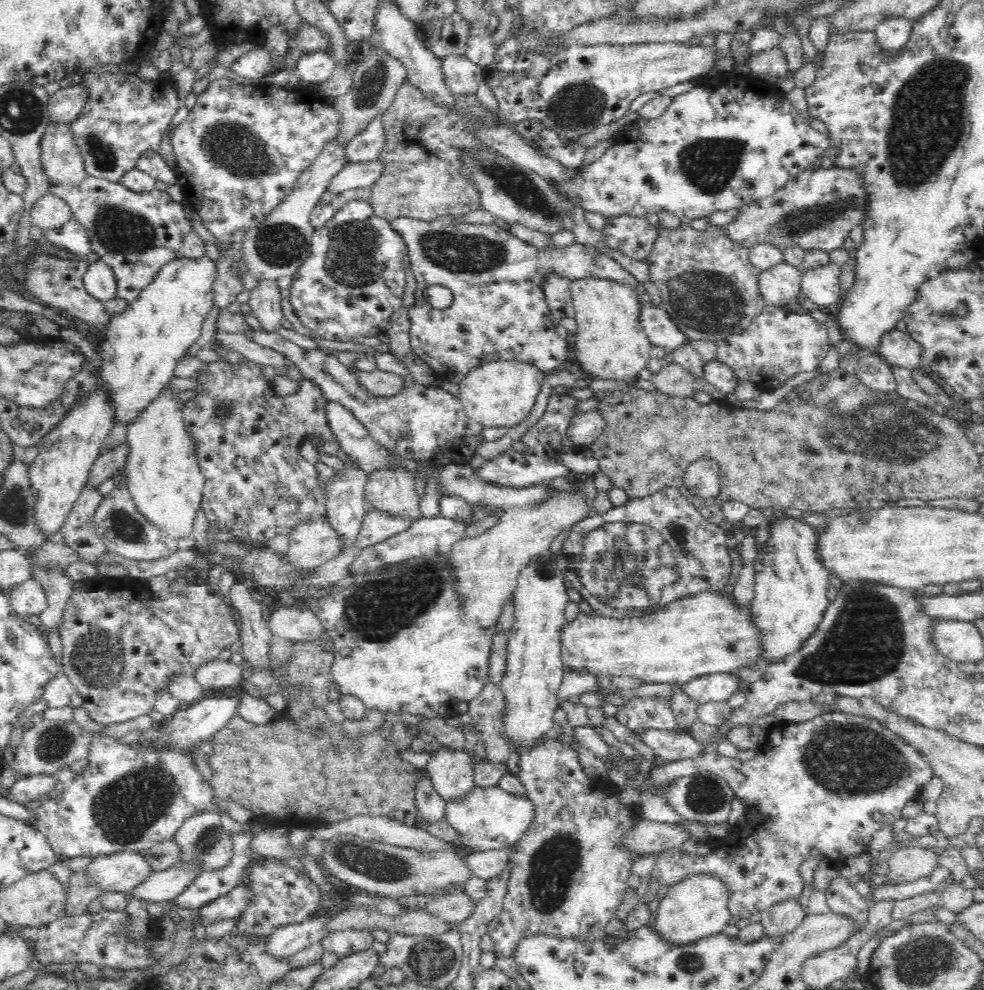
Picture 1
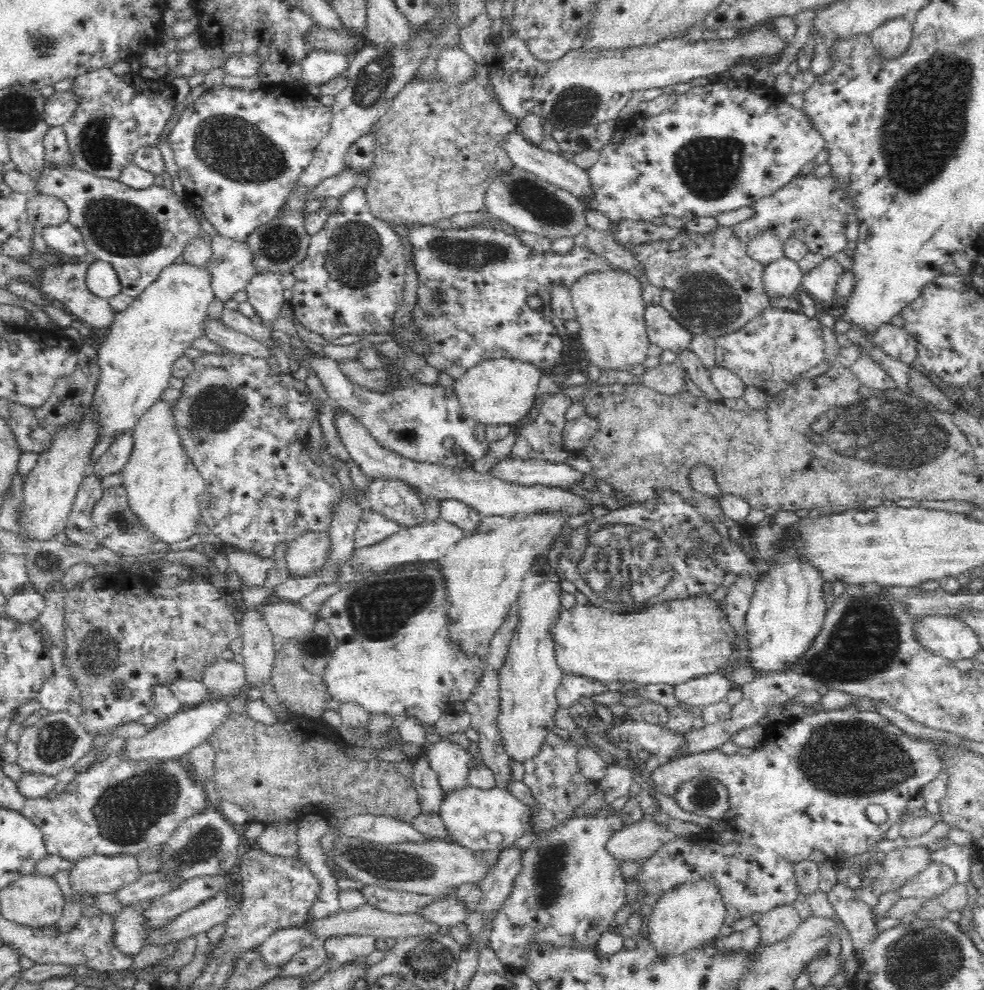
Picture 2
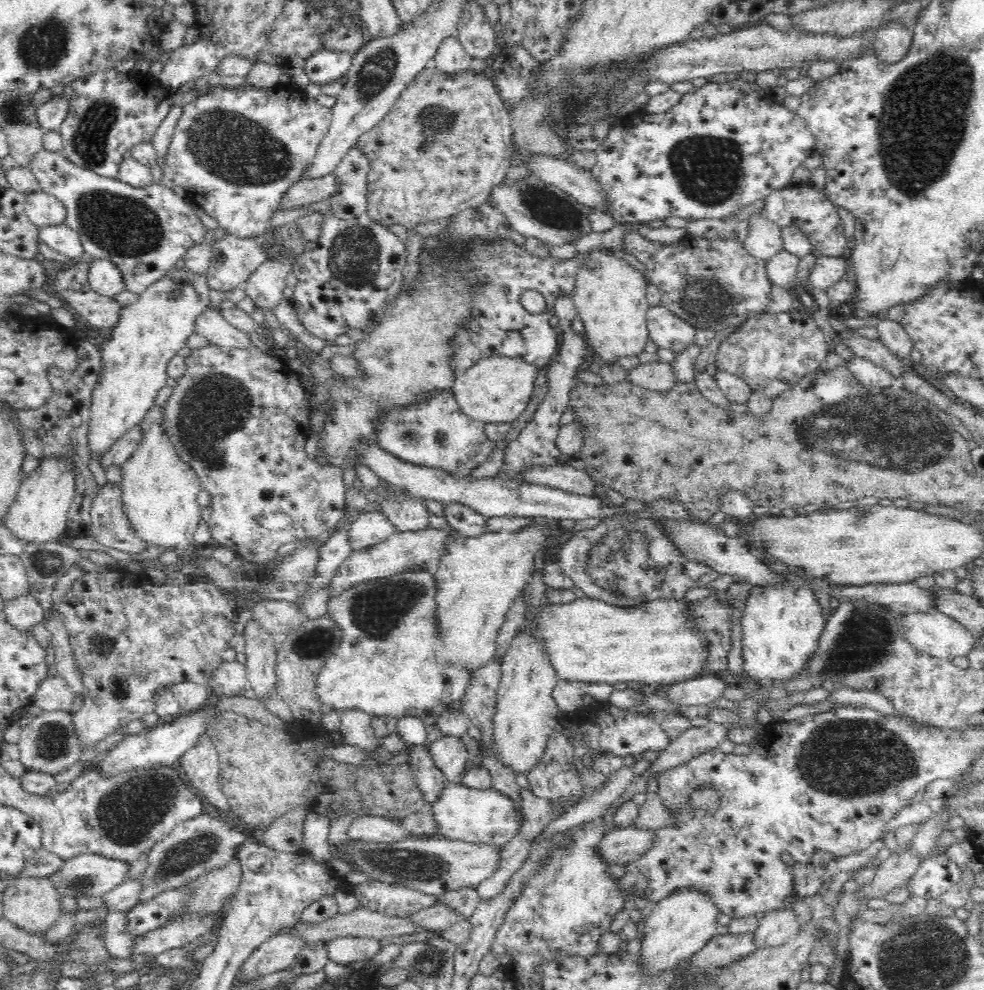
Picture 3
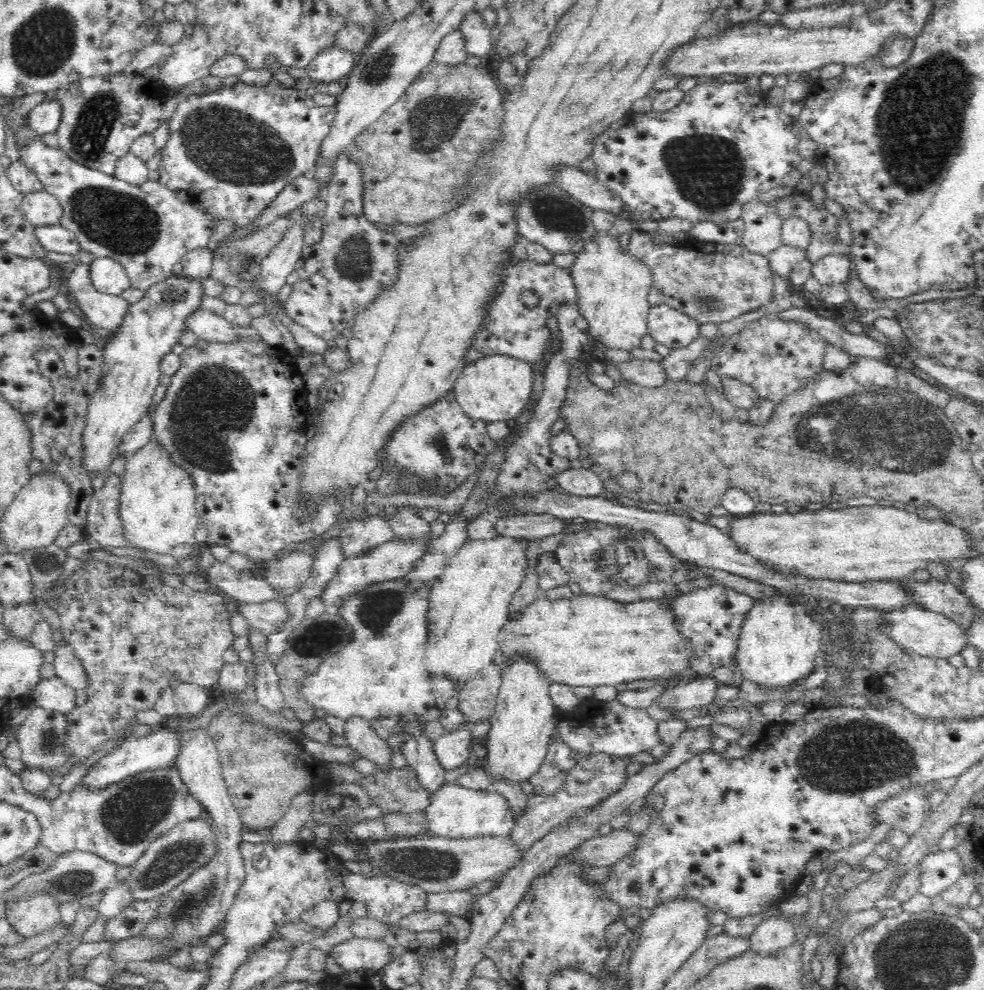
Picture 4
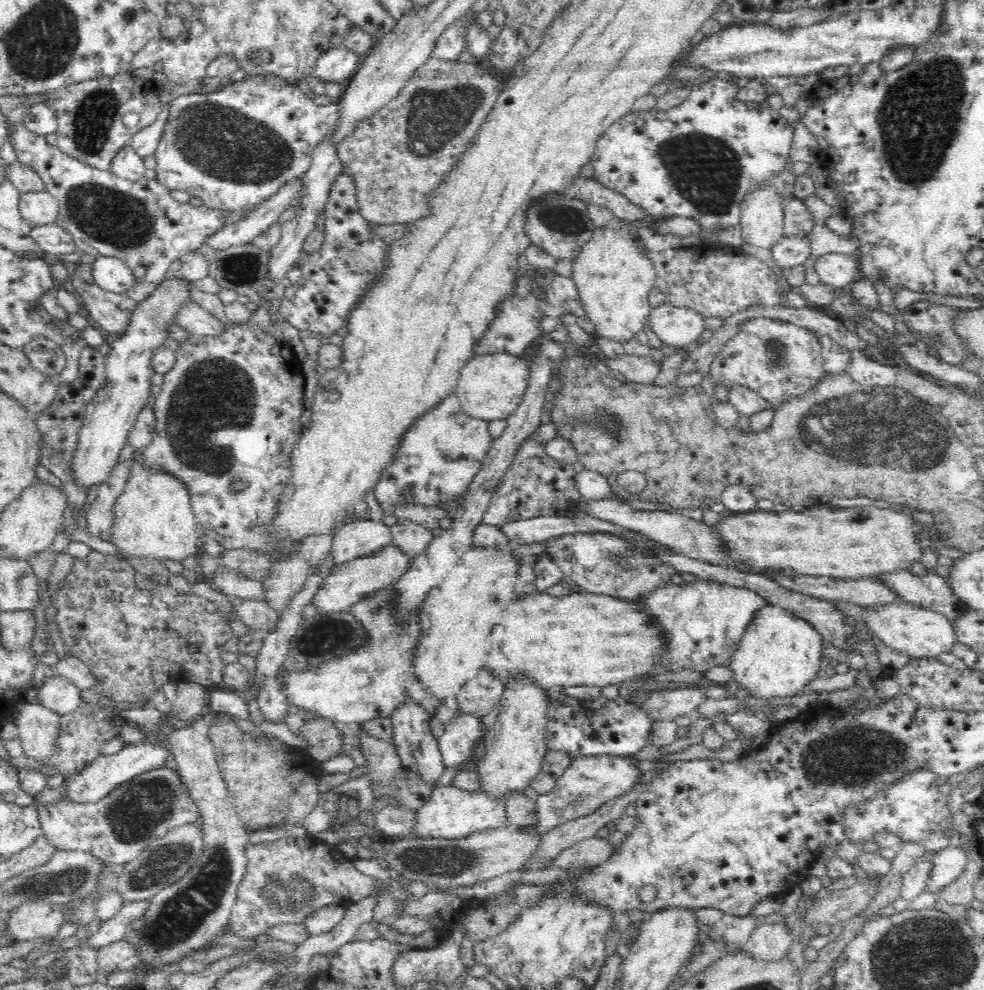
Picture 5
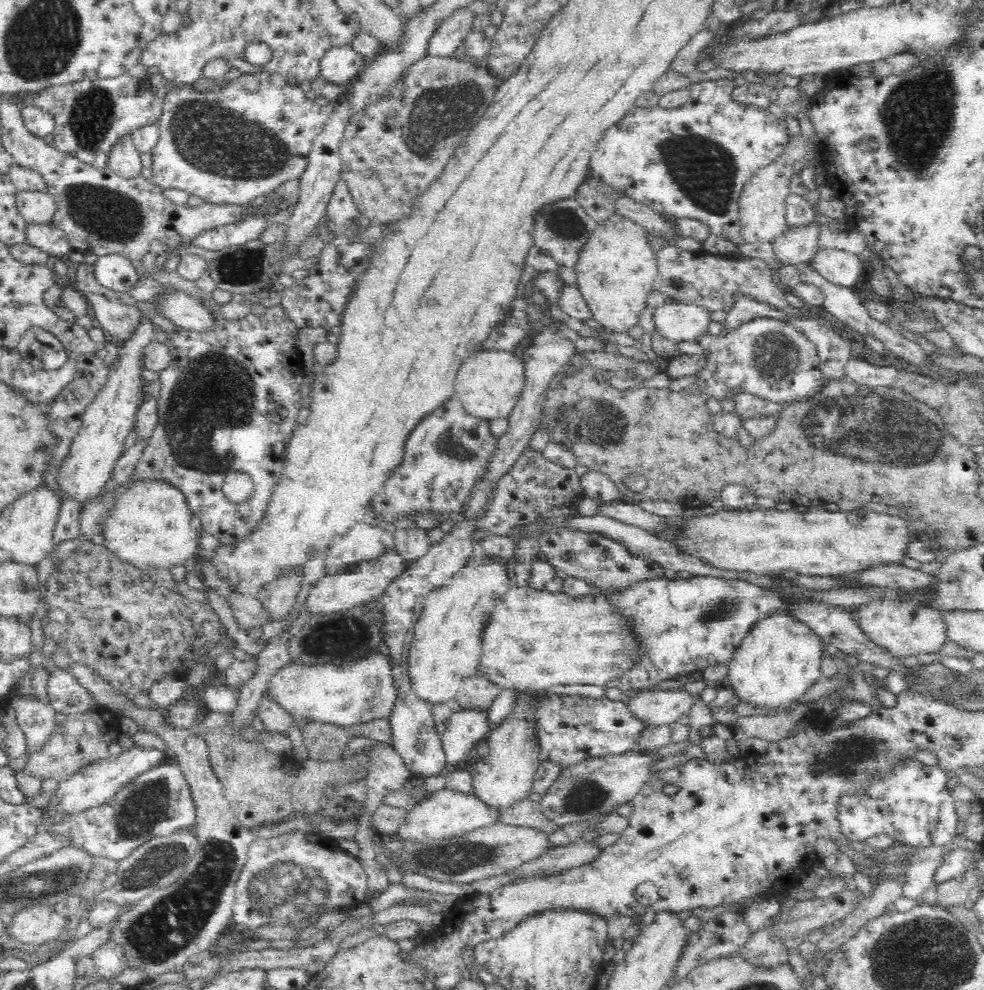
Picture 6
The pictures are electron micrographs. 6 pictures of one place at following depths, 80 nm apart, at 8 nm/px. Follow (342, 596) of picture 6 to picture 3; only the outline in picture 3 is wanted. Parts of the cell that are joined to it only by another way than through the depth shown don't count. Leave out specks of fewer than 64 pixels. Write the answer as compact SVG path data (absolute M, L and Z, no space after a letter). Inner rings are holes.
M433 527L418 532L398 532L385 542L372 546L362 551L352 551L350 558L343 562L330 583L330 596L340 596L342 592L354 588L357 584L362 584L366 580L376 578L386 578L412 572L419 566L428 564L433 560L438 560L444 555L444 544L448 538L447 530L438 530Z

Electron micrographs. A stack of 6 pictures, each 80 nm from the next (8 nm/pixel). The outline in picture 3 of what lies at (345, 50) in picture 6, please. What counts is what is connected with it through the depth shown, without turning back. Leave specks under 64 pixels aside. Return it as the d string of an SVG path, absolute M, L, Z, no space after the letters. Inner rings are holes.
M322 48L314 52L304 70L310 82L321 85L338 81L350 71L352 66L351 52Z

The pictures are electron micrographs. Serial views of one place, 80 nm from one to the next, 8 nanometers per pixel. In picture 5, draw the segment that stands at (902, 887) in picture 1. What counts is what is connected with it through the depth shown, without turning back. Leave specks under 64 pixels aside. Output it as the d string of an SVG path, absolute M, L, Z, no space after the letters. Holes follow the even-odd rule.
M952 844L948 848L936 851L936 856L932 860L930 884L926 890L937 893L944 885L954 882L964 872L968 860L968 853Z

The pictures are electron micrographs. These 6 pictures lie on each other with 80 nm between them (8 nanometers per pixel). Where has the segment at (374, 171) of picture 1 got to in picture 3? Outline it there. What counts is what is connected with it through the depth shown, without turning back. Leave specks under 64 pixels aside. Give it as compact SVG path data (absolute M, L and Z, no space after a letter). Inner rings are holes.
M332 173L318 178L302 176L288 187L287 192L282 195L280 202L276 205L275 212L300 208L300 206L330 198L338 185Z

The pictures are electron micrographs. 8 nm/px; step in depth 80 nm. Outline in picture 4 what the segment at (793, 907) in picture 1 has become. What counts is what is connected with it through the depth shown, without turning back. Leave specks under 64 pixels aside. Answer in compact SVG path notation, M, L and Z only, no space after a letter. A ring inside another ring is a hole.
M767 915L750 935L749 949L756 955L776 955L795 942L796 926L783 915Z

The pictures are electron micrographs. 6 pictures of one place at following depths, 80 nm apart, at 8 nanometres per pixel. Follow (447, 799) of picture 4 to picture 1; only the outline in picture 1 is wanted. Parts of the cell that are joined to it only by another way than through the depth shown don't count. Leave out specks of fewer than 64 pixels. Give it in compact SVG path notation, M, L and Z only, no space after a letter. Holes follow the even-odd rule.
M499 786L474 787L445 804L443 818L459 835L460 847L469 852L484 852L513 846L525 835L534 818L534 805L526 796L516 796Z

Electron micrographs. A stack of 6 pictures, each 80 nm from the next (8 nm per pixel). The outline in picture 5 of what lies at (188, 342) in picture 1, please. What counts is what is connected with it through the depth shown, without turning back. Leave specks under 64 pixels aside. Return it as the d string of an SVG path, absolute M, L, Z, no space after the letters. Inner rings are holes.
M179 277L158 283L156 290L146 300L140 301L132 312L126 332L113 342L112 354L106 358L105 383L85 406L85 417L69 464L72 481L80 489L87 492L88 488L100 486L109 480L138 413L151 402L150 378L154 374L150 364L152 353L166 342L174 313L184 301L190 299L190 285Z

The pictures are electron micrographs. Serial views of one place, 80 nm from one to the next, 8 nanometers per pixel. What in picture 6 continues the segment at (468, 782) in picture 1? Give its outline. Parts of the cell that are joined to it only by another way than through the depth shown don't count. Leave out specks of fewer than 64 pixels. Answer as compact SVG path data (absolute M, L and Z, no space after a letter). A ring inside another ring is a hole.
M462 709L453 713L446 725L442 746L447 763L452 765L466 760L472 748L494 728L488 709Z

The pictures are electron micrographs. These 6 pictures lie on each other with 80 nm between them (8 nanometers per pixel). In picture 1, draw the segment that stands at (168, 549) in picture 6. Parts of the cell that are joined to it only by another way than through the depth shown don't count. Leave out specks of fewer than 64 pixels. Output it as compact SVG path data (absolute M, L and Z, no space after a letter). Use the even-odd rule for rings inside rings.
M170 385L148 404L142 414L134 420L134 424L127 429L127 442L130 445L128 460L124 468L126 488L132 496L136 505L136 511L152 523L162 535L179 541L180 538L193 535L192 526L196 520L198 510L201 510L201 501L205 490L205 477L201 472L198 461L195 458L195 451L191 446L191 438L182 420L182 413L179 411L182 402L176 397L176 391Z

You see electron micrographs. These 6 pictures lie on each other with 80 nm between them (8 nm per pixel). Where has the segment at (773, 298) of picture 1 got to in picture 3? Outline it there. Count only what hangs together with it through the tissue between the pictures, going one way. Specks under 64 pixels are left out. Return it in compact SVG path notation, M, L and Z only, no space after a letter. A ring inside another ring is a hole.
M784 248L778 254L771 256L767 260L766 271L768 271L773 285L786 287L786 289L791 289L794 292L798 290L796 271L800 259L800 256L792 254L792 252L788 252Z

